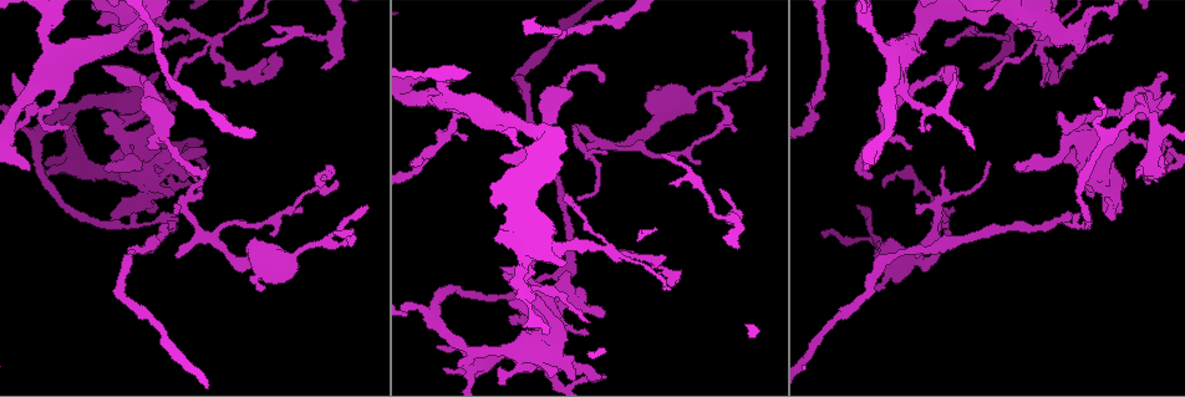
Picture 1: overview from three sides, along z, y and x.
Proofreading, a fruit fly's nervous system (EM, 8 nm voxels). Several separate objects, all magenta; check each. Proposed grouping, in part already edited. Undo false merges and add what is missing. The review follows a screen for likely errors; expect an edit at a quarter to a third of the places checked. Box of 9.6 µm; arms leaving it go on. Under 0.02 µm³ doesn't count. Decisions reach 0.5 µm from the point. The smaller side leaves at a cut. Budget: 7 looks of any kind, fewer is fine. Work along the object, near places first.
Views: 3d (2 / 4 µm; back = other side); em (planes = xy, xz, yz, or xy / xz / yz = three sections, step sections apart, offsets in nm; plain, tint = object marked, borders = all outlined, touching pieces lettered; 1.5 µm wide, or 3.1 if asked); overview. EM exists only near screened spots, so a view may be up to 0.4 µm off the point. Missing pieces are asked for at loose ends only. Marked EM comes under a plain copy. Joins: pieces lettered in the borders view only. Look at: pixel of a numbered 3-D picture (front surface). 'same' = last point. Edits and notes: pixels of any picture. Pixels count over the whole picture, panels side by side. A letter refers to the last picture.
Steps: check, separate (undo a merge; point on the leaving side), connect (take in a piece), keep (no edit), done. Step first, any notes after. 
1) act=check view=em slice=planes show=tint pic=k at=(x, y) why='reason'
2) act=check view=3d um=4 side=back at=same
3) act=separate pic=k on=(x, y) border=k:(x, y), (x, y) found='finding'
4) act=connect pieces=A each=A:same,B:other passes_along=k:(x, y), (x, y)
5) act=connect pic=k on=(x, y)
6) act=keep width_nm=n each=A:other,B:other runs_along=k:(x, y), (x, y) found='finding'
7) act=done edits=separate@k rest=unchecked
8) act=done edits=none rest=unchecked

act=check view=em slice=planes show=borders pic=1 at=(44, 163) why='branch stops here'

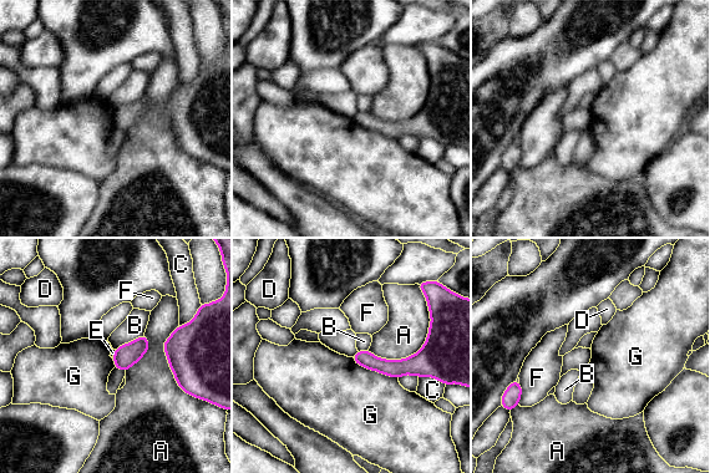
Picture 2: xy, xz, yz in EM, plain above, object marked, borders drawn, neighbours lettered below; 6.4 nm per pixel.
act=keep each=A:other,B:other,C:other,D:other,E:other,F:other,G:other runs_along=2:(426, 351), (410, 366), (358, 359) found='none of them fits'

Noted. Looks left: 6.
act=check view=3d um=4 pic=1 at=(1038, 43)

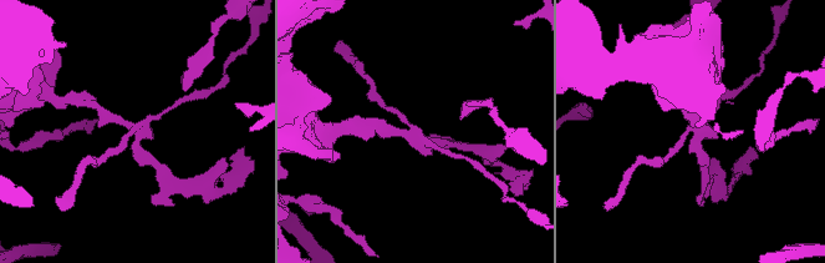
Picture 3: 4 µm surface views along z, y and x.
act=check view=em slice=xy step=8 show=borders pic=3 at=(129, 124) why='shape alone is not enough'

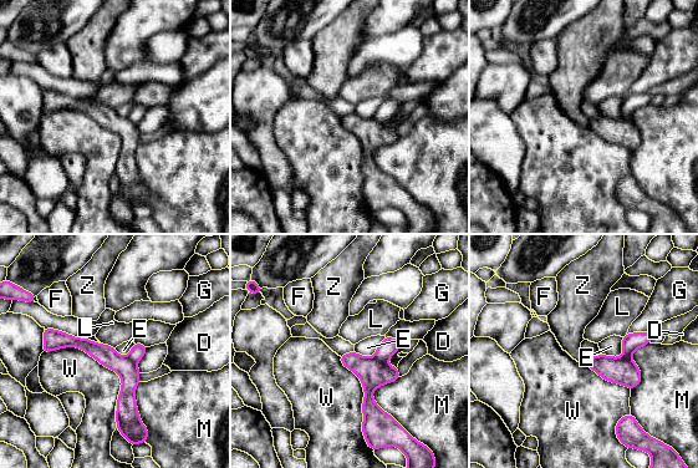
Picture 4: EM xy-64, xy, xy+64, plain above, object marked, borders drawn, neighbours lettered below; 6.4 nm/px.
act=separate pic=4 on=(388, 346) width_nm=120 each=D:other,E:other,F:other,G:other,L:other,M:other,W:other,Z:other border=4:(373, 356), (386, 361) found='two neurons meet here'

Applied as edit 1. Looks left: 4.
act=check view=overview

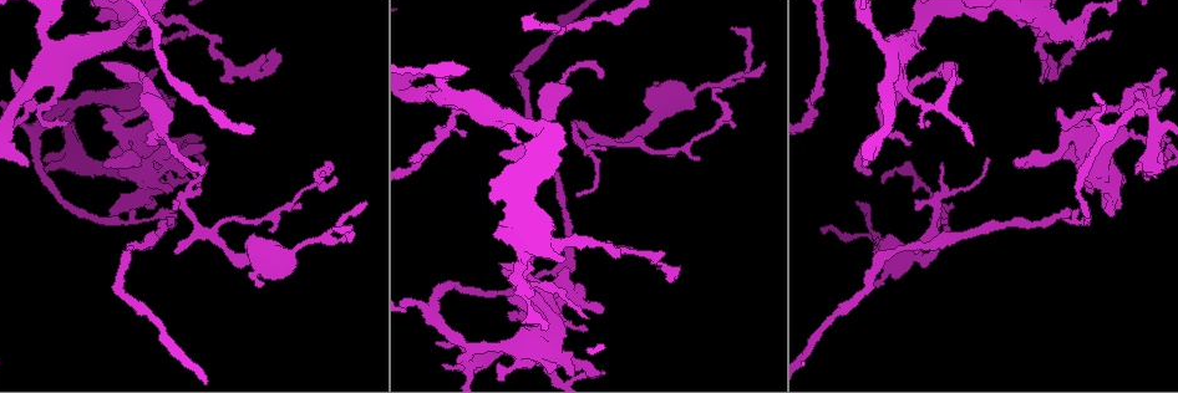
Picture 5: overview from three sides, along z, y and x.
act=check view=3d um=2 pic=5 at=(586, 317) why='an open end'

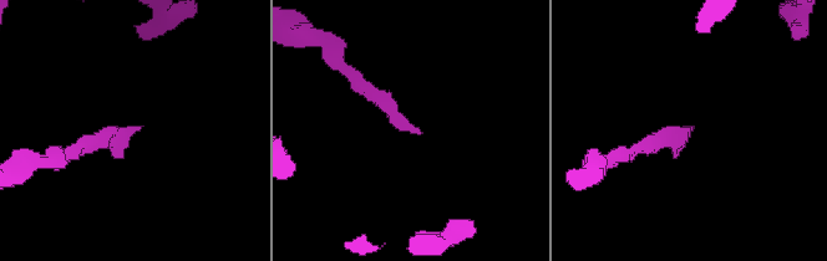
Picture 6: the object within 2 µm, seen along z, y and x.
act=check view=em slice=planes show=borders pic=6 at=(137, 128)

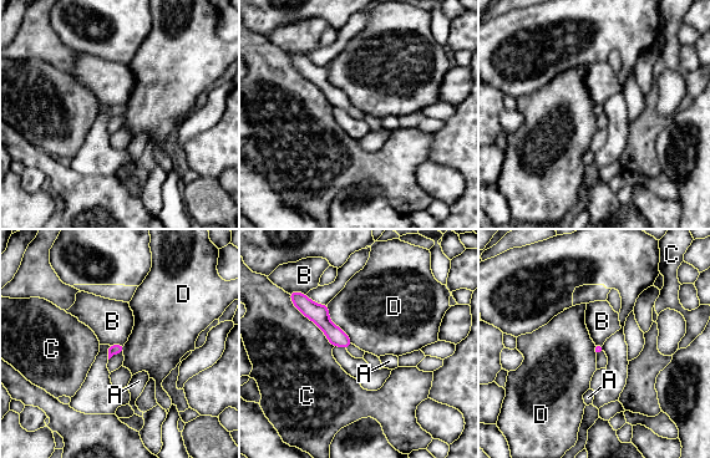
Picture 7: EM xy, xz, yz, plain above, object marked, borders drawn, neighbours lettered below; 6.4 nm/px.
act=keep each=A:other,B:other,C:other,D:other border=7:(326, 305), (329, 319), (351, 342) found='none of them fits'

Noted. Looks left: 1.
act=done edits=separate@4 rest=unchecked

